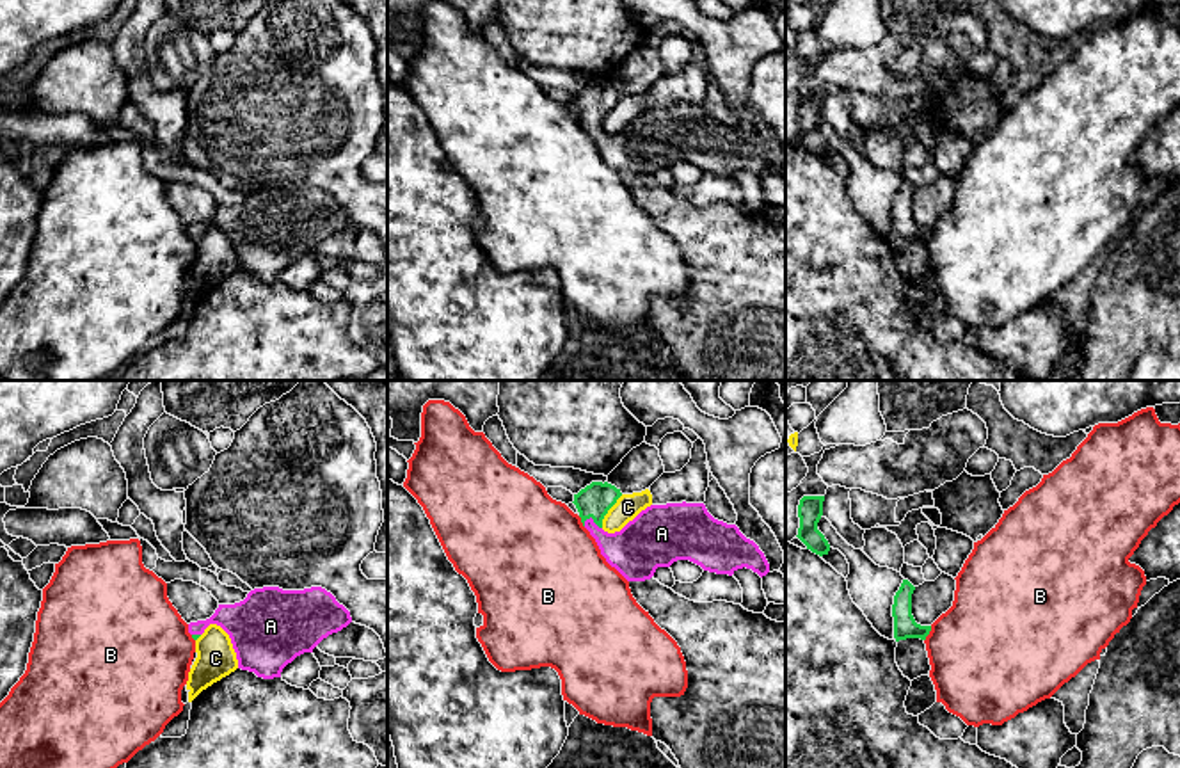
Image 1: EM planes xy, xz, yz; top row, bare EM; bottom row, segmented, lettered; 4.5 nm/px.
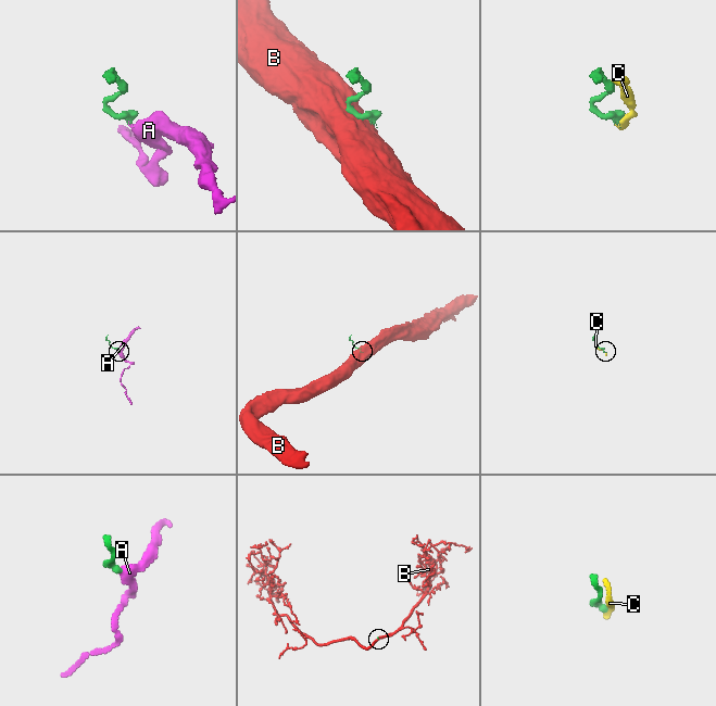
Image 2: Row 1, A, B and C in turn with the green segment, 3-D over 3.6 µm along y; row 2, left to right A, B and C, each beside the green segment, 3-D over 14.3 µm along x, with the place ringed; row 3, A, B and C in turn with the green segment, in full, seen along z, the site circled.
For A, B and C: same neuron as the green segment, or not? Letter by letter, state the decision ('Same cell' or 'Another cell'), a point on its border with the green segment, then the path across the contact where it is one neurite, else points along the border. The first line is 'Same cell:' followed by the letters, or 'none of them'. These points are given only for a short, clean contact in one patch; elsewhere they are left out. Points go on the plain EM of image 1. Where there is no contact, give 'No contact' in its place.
Same cell: A
A: Same cell. Touches green at xz (592, 120). Path across: xz (597, 100), (592, 105), (592, 120), (612, 148), (638, 150)
B: Another cell. Touches green at yz (928, 235)
C: Another cell. Touches green at xz (608, 111). Boundary: xz (622, 96), (608, 112), (601, 128)

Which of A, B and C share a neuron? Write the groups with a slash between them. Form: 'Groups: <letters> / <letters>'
Groups: A / B / C

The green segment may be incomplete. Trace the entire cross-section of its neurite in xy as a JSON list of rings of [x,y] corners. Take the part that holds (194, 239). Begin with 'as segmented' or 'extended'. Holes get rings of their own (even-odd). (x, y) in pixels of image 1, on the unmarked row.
extended; [[[279,188],[254,190],[235,206],[219,206],[206,222],[188,226],[188,235],[197,242],[210,226],[220,228],[231,240],[238,270],[254,274],[258,279],[281,279],[283,270],[313,251],[329,236],[341,233],[352,224],[350,213],[322,188],[304,192],[283,192]]]

